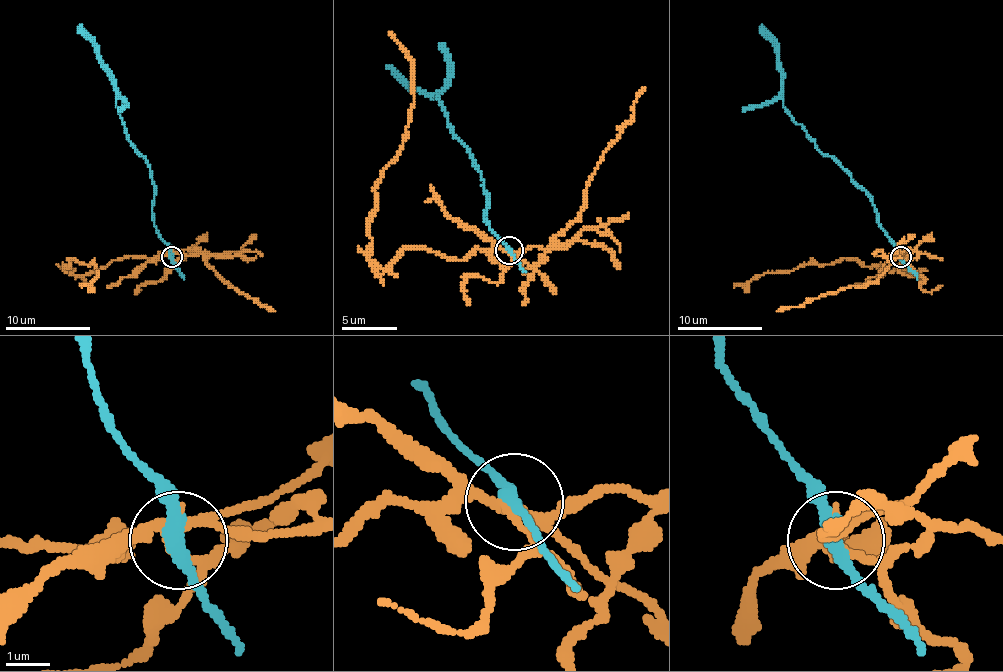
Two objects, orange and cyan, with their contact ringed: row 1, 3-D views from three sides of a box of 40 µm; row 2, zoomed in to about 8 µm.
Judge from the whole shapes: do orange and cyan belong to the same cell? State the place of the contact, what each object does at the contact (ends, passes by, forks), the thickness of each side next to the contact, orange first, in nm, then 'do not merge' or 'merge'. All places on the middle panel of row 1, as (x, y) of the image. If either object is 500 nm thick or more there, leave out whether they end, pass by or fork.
at (509, 250); orange forks there; cyan passes by; 240 nm thick on the orange side, 280 nm on the other; do not merge

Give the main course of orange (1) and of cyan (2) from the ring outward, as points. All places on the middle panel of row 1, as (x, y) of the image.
1: (508, 249), (461, 260), (403, 249), (383, 268), (369, 257), (378, 179), (414, 107), (411, 60), (389, 32)
2: (508, 249), (486, 224), (481, 171), (458, 140), (436, 96), (411, 90), (389, 68)

